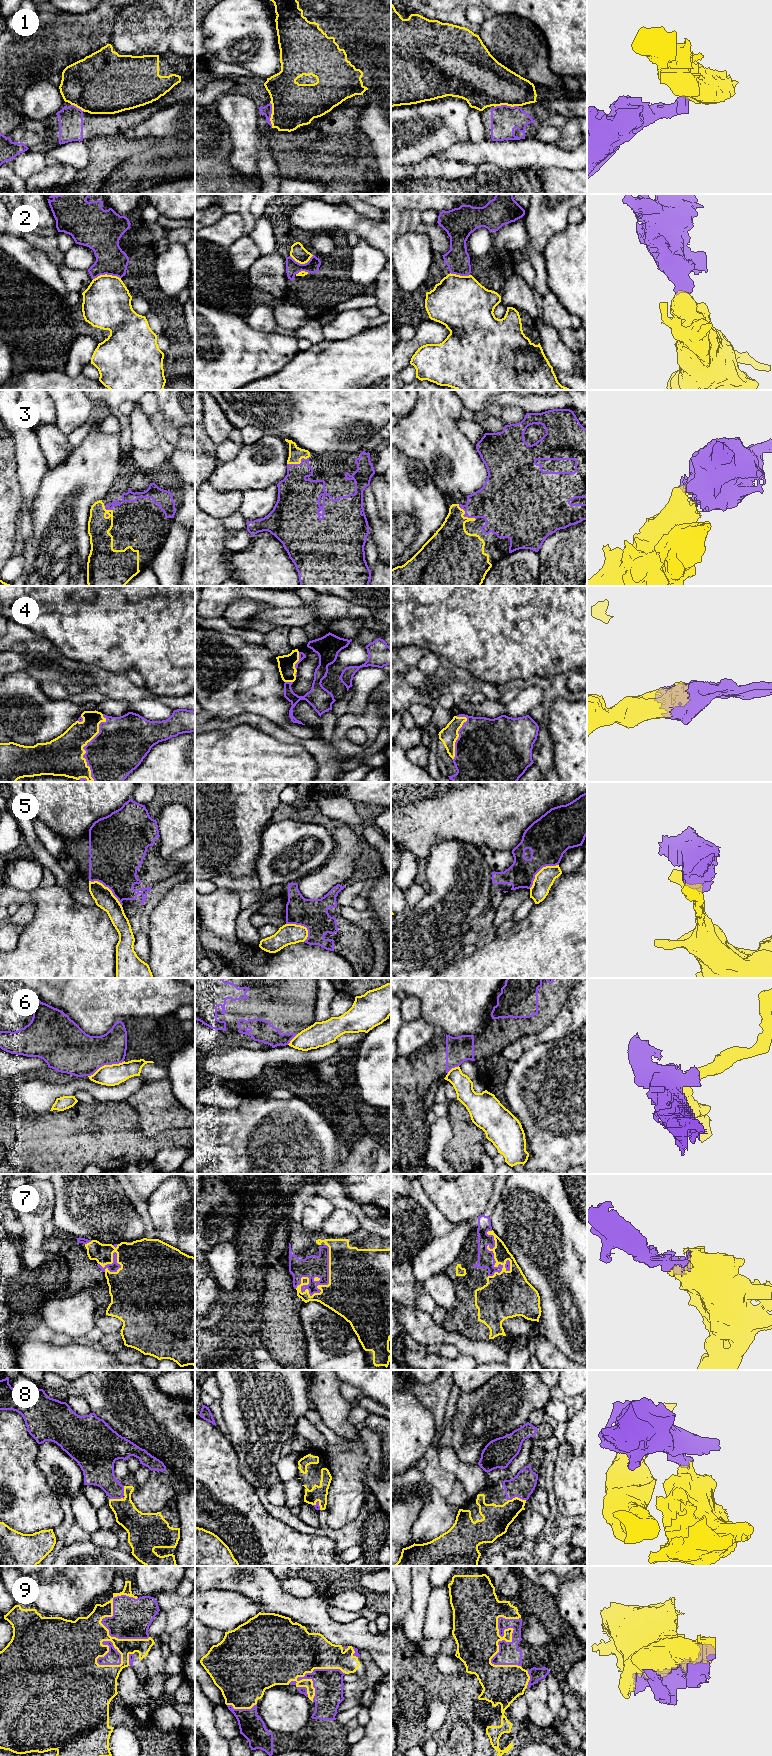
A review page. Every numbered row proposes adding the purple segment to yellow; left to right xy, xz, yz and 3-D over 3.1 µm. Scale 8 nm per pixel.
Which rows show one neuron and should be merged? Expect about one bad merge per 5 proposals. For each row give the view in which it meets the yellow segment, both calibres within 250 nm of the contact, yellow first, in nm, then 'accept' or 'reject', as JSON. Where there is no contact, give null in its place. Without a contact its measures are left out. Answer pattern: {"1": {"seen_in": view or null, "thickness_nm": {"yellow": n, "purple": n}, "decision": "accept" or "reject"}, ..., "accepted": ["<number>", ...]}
{"1": {"seen_in": "xz", "thickness_nm": {"yellow": 360, "purple": 80}, "decision": "reject"}, "2": {"seen_in": "xy", "thickness_nm": {"yellow": 380, "purple": 240}, "decision": "reject"}, "3": {"seen_in": "yz", "thickness_nm": {"yellow": 320, "purple": 280}, "decision": "accept"}, "4": {"seen_in": "xy", "thickness_nm": {"yellow": 320, "purple": 400}, "decision": "accept"}, "5": {"seen_in": "yz", "thickness_nm": {"yellow": 160, "purple": 320}, "decision": "reject"}, "6": {"seen_in": "xy", "thickness_nm": {"yellow": 180, "purple": 340}, "decision": "reject"}, "7": {"seen_in": "xz", "thickness_nm": {"yellow": 500, "purple": 180}, "decision": "accept"}, "8": {"seen_in": "yz", "thickness_nm": {"yellow": 220, "purple": 190}, "decision": "accept"}, "9": {"seen_in": "yz", "thickness_nm": {"yellow": 360, "purple": 180}, "decision": "reject"}, "accepted": ["3", "4", "7", "8"]}

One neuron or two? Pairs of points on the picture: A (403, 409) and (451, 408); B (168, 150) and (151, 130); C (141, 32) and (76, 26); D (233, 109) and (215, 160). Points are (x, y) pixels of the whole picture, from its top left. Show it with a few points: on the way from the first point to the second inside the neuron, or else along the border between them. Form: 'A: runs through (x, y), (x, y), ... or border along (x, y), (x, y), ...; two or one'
A: border along (417, 400), (414, 407), (401, 418); two
B: border along (182, 138), (163, 137), (158, 139); two
C: border along (120, 10), (115, 15), (113, 21), (110, 43); two
D: border along (216, 113), (228, 130), (232, 150); two

